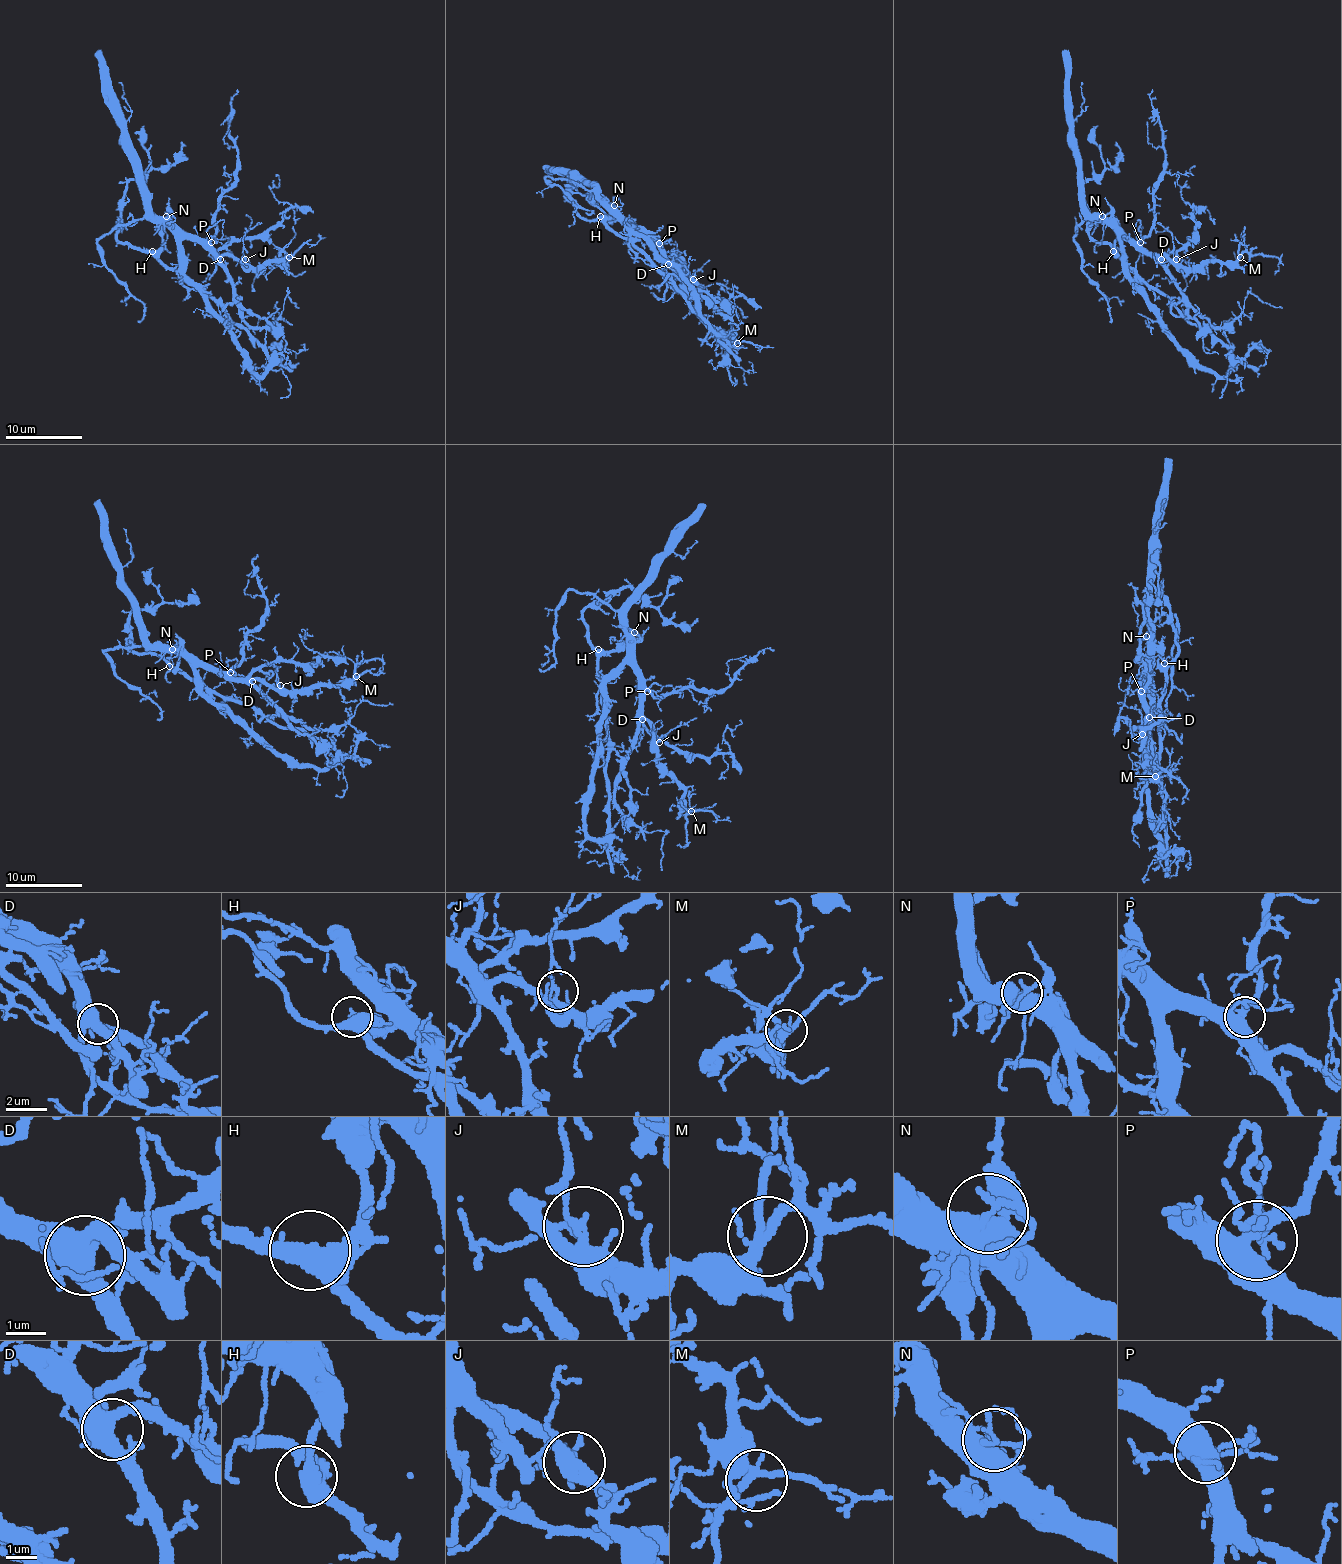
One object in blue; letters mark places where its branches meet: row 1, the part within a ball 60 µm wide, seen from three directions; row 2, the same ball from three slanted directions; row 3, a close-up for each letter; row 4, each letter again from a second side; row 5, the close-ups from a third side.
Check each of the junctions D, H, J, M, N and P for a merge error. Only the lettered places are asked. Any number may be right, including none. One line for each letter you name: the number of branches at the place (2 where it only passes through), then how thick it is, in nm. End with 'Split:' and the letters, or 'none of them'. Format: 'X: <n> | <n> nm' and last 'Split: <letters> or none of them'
N: 4 | 320 nm
Split: N

